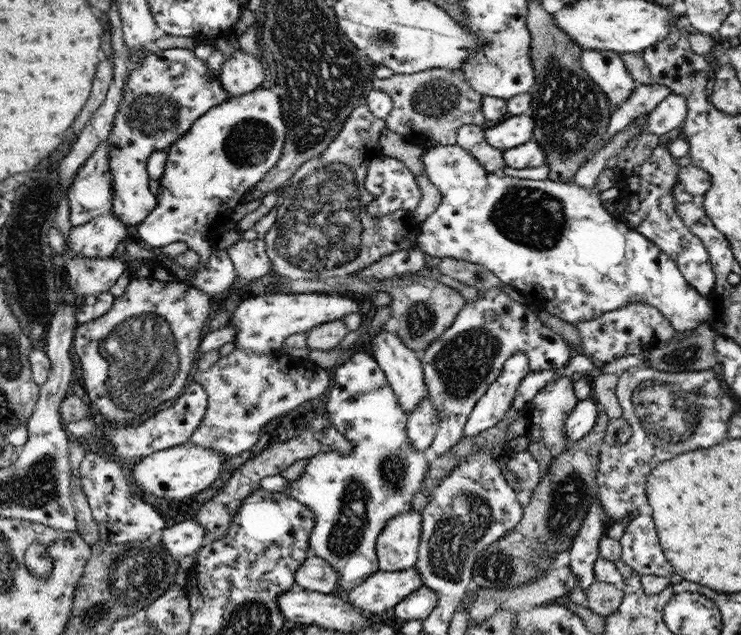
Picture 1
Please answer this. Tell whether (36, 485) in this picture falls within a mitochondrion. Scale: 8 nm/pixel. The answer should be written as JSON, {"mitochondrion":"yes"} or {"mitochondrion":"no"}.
{"mitochondrion":"yes"}

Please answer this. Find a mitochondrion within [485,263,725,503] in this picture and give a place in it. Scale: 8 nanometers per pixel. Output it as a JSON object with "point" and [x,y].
{"point":[670,413]}

